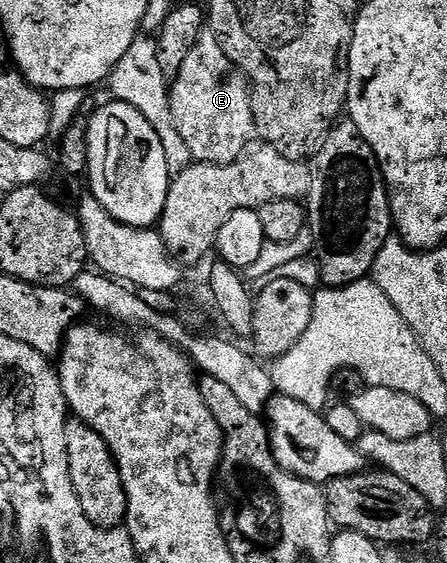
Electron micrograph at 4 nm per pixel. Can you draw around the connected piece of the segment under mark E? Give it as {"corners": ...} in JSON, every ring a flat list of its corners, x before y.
{"corners":[[211,33,201,34,186,61,182,61,182,69,170,83,170,98,174,125,182,133,182,141,190,145,190,153,197,163,233,163,257,138,250,84]]}

